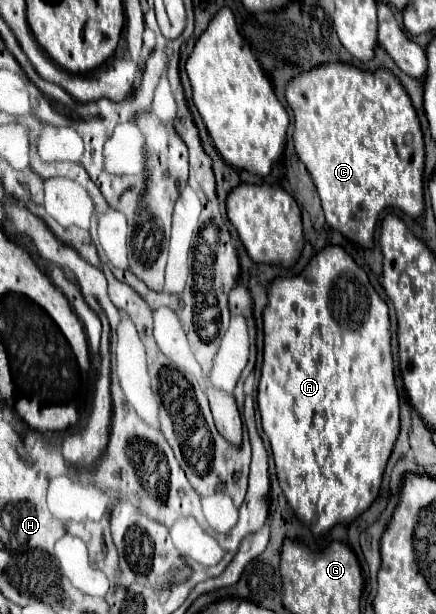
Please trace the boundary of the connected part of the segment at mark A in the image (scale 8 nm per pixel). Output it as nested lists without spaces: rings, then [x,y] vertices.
[[[324,247],[322,251],[314,253],[306,269],[296,277],[276,277],[268,287],[268,303],[264,307],[264,363],[262,363],[262,377],[258,385],[258,409],[262,417],[264,433],[270,441],[276,473],[280,487],[286,495],[288,505],[294,509],[298,519],[312,527],[312,533],[318,537],[330,531],[338,523],[350,523],[358,515],[362,515],[372,501],[378,497],[382,475],[392,453],[394,441],[400,429],[400,411],[398,411],[398,393],[394,385],[394,365],[390,355],[390,315],[386,303],[374,291],[368,281],[368,275],[354,263],[354,259],[342,247]]]

